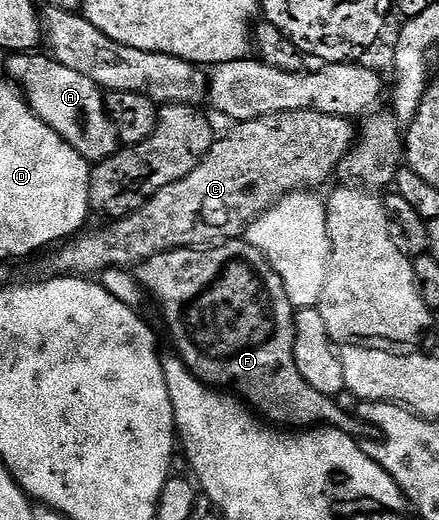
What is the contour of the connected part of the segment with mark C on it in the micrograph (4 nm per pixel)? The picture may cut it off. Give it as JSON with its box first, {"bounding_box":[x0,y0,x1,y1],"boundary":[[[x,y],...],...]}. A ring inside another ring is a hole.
{"bounding_box":[47,108,357,278],"boundary":[[[311,108],[238,121],[224,136],[222,133],[216,139],[205,159],[189,175],[181,178],[181,182],[173,182],[173,186],[157,190],[157,194],[153,194],[153,198],[149,198],[145,206],[122,216],[120,220],[111,220],[108,228],[91,232],[88,236],[79,234],[60,243],[47,260],[48,273],[51,276],[95,278],[110,268],[134,269],[153,258],[153,254],[161,254],[174,248],[210,246],[216,242],[242,237],[249,225],[260,214],[273,207],[282,196],[300,190],[318,189],[318,184],[325,183],[330,176],[334,177],[338,173],[339,164],[347,157],[348,150],[357,139],[356,125],[351,124],[354,123],[348,117],[321,114]]]}

